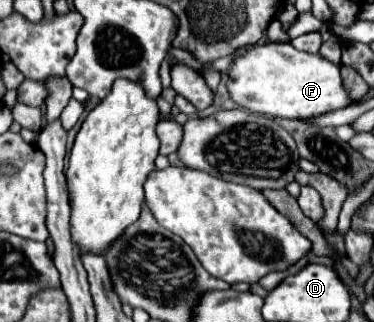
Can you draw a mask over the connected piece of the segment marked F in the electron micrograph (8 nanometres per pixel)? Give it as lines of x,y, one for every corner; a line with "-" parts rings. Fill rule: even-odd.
265,43
245,49
229,67
229,97
243,109
283,119
307,119
351,105
339,77
339,65
297,51
291,43

